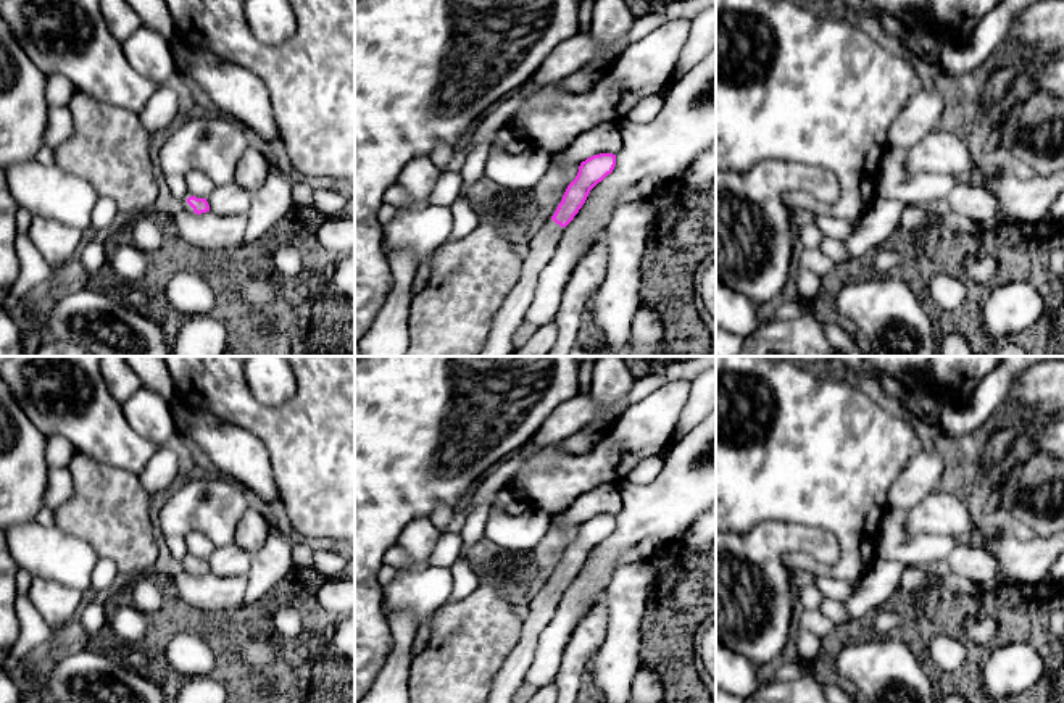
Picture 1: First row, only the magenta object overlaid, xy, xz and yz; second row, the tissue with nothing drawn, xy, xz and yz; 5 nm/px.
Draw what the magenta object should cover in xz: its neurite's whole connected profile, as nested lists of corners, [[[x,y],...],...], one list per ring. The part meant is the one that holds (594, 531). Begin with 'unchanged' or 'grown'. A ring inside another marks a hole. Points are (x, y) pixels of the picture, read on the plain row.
grown; [[[613,514],[593,516],[580,524],[579,534],[567,547],[555,576],[529,601],[529,614],[522,621],[521,639],[493,679],[487,703],[513,703],[513,695],[524,682],[538,637],[553,618],[561,593],[579,574],[590,551],[611,535],[614,527],[616,516]]]

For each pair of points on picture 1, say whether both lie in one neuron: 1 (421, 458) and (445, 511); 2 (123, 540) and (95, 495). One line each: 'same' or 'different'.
1: different
2: same

